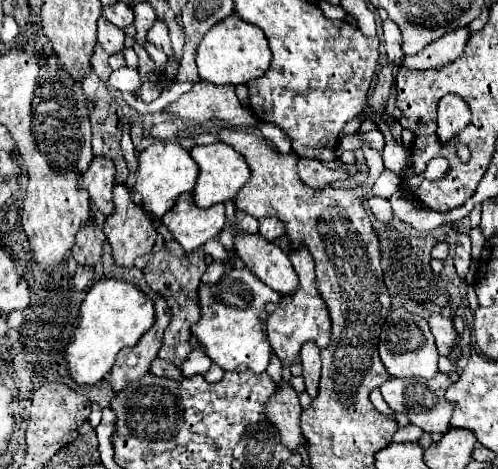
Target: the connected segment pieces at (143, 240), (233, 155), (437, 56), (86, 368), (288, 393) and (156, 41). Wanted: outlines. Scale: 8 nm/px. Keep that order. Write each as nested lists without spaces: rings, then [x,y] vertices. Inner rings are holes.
[[[116,184],[114,186],[114,212],[110,216],[106,216],[106,222],[102,226],[104,234],[106,234],[106,240],[110,242],[112,246],[112,258],[118,266],[124,266],[124,268],[132,268],[136,258],[148,254],[154,244],[156,244],[156,238],[158,238],[158,232],[156,232],[156,222],[132,200],[130,196],[130,190],[124,186],[124,184]]]
[[[216,142],[216,144],[208,144],[208,146],[194,146],[190,150],[190,154],[198,166],[198,180],[192,190],[192,202],[200,208],[210,208],[214,204],[232,200],[236,196],[236,192],[250,178],[250,168],[244,162],[244,158],[232,146],[228,146],[224,142]]]
[[[468,26],[452,30],[450,34],[442,36],[440,40],[428,44],[422,52],[414,56],[404,56],[400,60],[400,66],[410,68],[410,70],[428,70],[428,68],[438,68],[448,62],[454,62],[456,58],[464,54],[464,46],[468,44],[468,38],[470,38]]]
[[[102,278],[86,294],[80,306],[78,326],[74,330],[72,342],[66,346],[66,370],[74,384],[92,386],[100,382],[116,360],[122,348],[134,346],[142,334],[152,328],[154,304],[130,282]]]
[[[280,380],[276,384],[276,392],[274,396],[268,400],[264,414],[268,414],[268,420],[274,422],[274,426],[280,430],[280,438],[282,444],[296,452],[298,446],[306,446],[304,436],[300,432],[300,414],[302,414],[302,406],[298,402],[298,394],[294,392],[290,382]]]
[[[156,20],[152,24],[146,38],[148,38],[148,42],[152,46],[156,46],[158,50],[164,50],[168,56],[172,56],[172,44],[170,44],[170,38],[168,38],[168,26],[162,20]]]

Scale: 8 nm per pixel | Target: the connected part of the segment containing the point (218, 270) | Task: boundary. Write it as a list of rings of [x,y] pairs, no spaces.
[[[212,262],[212,264],[208,264],[206,272],[202,274],[202,282],[204,282],[204,284],[212,284],[212,282],[220,280],[220,276],[222,276],[224,272],[226,272],[226,266],[222,266],[220,262]]]

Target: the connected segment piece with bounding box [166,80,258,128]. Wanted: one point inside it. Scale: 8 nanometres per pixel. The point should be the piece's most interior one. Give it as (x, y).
(204, 102)

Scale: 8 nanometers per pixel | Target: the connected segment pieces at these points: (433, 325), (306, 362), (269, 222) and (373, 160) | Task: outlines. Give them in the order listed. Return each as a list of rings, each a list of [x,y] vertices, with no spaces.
[[[430,314],[428,326],[430,326],[430,332],[432,332],[434,340],[436,340],[438,354],[448,356],[452,344],[458,340],[458,334],[456,334],[456,330],[452,328],[450,318],[446,318],[446,316],[442,316],[442,314]]]
[[[306,342],[300,350],[300,362],[302,362],[302,376],[306,382],[306,392],[310,398],[318,394],[318,380],[320,380],[320,348],[314,342]]]
[[[276,216],[260,218],[260,236],[262,238],[266,238],[268,242],[274,242],[276,238],[280,238],[284,234],[286,234],[286,230],[284,230],[282,220],[278,220]]]
[[[366,142],[362,144],[362,152],[364,152],[364,160],[366,160],[368,168],[370,168],[370,174],[368,174],[368,180],[366,180],[366,186],[364,186],[364,192],[366,192],[366,190],[370,190],[370,186],[374,184],[374,180],[384,170],[384,164],[382,164],[382,154],[376,152],[376,150],[372,150]]]

